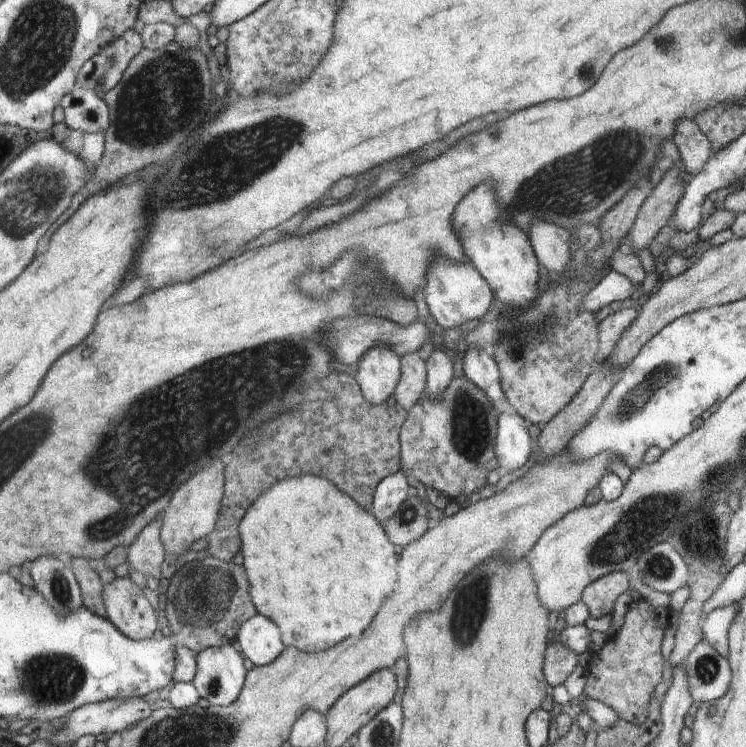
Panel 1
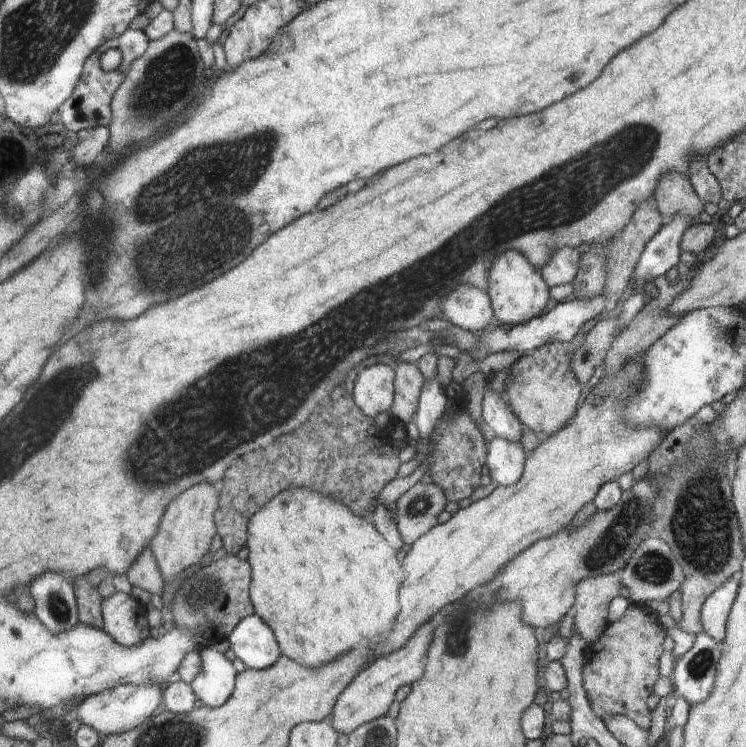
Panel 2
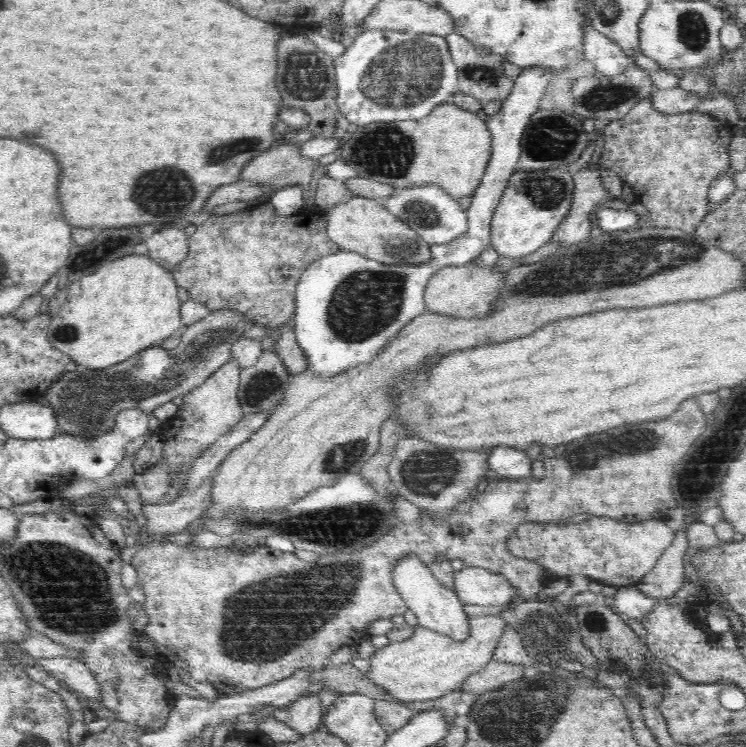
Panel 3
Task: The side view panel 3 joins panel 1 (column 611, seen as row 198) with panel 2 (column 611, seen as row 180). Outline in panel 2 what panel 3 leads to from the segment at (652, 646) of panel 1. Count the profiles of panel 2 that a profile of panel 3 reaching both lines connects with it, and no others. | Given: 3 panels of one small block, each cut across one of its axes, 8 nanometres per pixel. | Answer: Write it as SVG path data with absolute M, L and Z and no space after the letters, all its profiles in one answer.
M631 603L624 616L616 622L608 622L598 642L584 650L583 686L590 707L597 718L626 716L644 730L650 729L650 710L646 700L656 684L658 658L664 652L664 630L658 626L656 616L649 606Z

